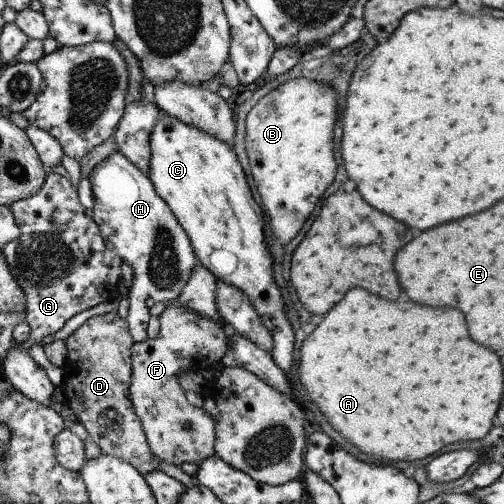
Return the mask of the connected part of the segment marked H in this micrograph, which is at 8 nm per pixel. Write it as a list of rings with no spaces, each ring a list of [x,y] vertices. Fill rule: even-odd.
[[[118,149],[92,170],[88,180],[94,197],[92,218],[100,226],[104,238],[112,242],[113,250],[132,267],[126,319],[135,342],[146,342],[152,315],[146,307],[146,300],[165,304],[177,302],[183,288],[190,282],[192,270],[200,265],[199,257],[191,237],[176,220],[170,205],[158,196],[154,182]]]

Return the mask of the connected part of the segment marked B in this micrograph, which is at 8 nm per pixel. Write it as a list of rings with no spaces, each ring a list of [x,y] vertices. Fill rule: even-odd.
[[[302,78],[291,80],[275,88],[270,94],[259,99],[250,114],[246,117],[247,154],[252,180],[256,182],[256,190],[260,194],[260,202],[264,204],[264,212],[268,214],[272,234],[280,242],[290,242],[306,224],[308,216],[314,212],[318,204],[318,196],[332,184],[336,176],[336,160],[334,160],[334,122],[336,122],[336,88],[332,84],[320,84],[320,80]]]

